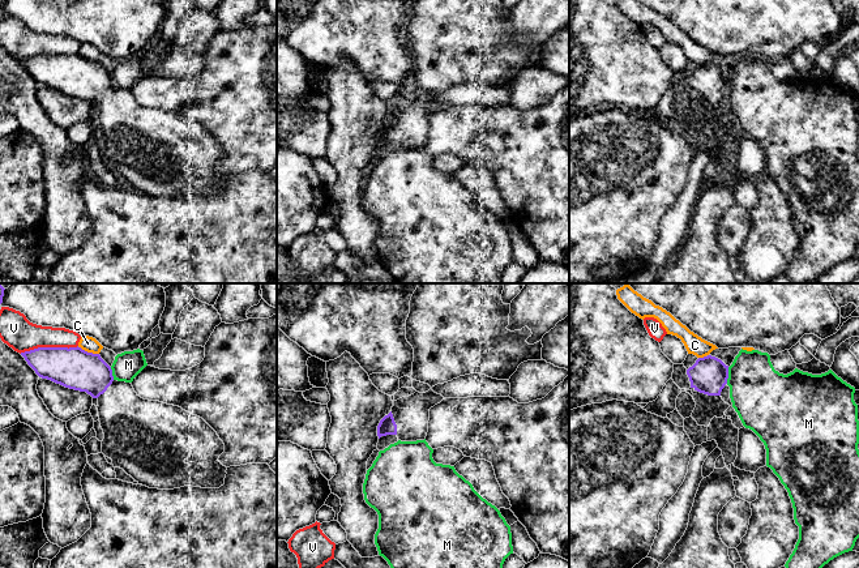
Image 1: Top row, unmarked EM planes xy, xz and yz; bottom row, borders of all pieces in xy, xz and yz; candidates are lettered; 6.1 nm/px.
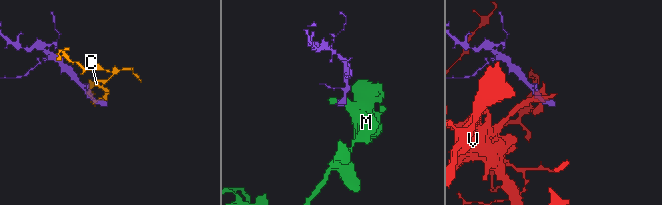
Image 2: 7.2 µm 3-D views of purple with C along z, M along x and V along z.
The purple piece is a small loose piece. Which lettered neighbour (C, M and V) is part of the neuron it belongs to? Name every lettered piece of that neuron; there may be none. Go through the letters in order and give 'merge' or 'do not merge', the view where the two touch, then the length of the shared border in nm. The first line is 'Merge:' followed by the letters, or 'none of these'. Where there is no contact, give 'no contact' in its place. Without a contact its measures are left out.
Merge: none of these
C: do not merge; meets purple in xy; contact 140 nm long
M: do not merge; meets purple in yz; contact 110 nm long
V: do not merge; meets purple in xy; contact 360 nm long

